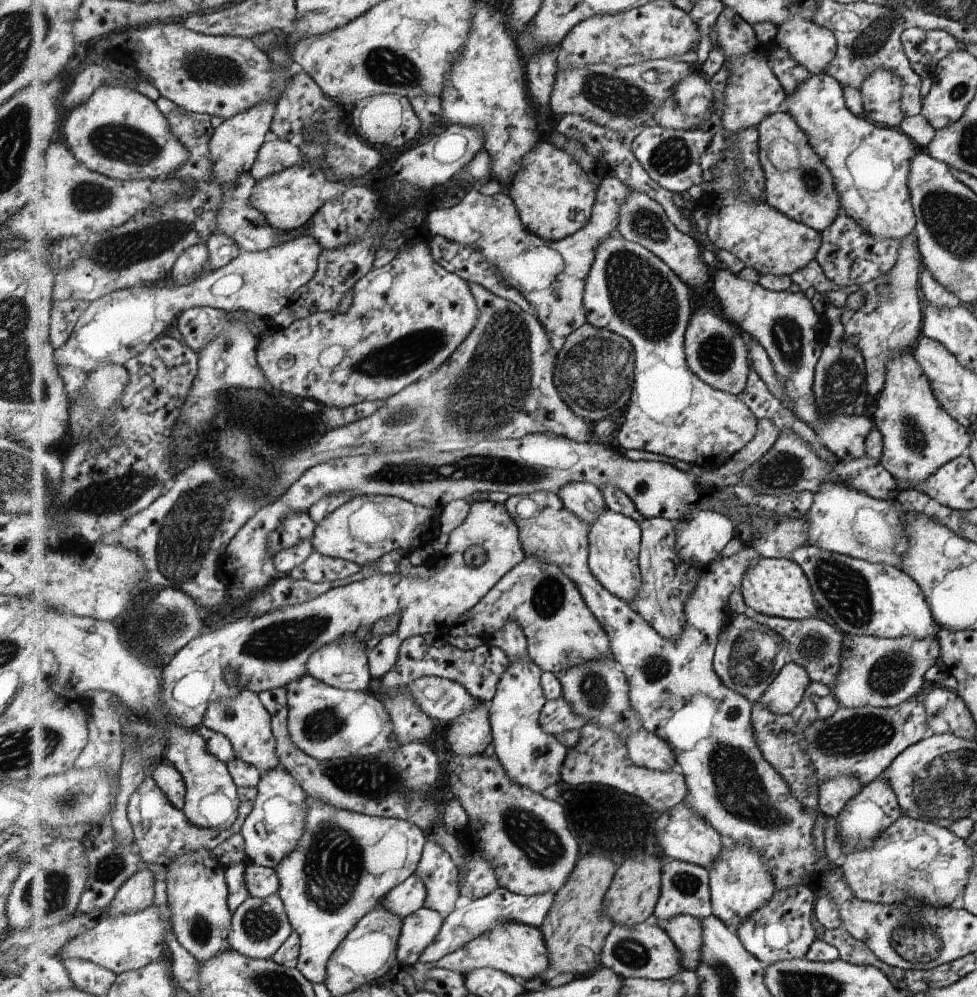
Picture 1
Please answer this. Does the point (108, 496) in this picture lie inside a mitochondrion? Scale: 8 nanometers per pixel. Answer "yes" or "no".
yes

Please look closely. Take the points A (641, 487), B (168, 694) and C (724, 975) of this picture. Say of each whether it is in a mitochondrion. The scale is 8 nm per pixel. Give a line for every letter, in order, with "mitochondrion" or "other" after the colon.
A: other
B: other
C: mitochondrion

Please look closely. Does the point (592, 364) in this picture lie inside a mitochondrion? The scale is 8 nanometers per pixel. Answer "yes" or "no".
yes

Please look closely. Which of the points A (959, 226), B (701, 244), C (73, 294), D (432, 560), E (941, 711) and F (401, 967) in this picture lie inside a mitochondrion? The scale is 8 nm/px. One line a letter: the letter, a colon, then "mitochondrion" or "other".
A: mitochondrion
B: other
C: other
D: other
E: mitochondrion
F: other

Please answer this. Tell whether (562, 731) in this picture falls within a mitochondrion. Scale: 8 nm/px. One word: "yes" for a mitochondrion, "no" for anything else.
no

